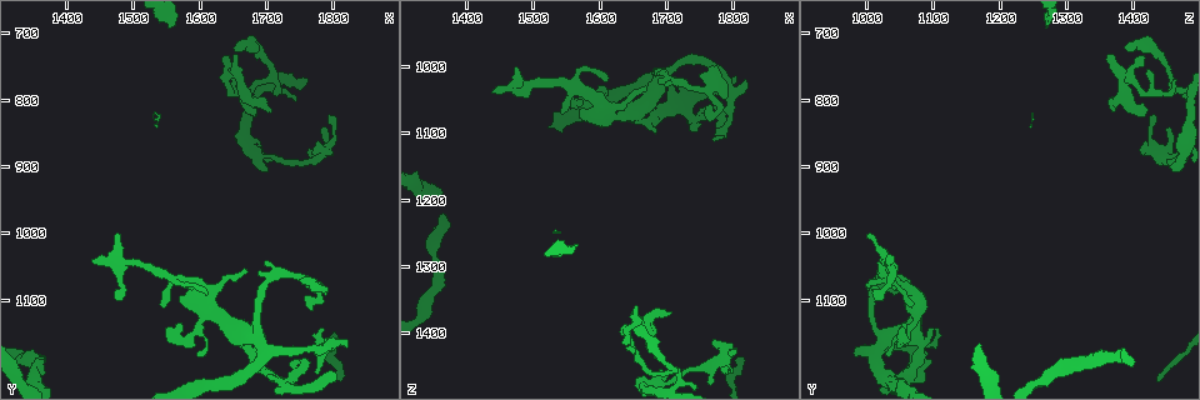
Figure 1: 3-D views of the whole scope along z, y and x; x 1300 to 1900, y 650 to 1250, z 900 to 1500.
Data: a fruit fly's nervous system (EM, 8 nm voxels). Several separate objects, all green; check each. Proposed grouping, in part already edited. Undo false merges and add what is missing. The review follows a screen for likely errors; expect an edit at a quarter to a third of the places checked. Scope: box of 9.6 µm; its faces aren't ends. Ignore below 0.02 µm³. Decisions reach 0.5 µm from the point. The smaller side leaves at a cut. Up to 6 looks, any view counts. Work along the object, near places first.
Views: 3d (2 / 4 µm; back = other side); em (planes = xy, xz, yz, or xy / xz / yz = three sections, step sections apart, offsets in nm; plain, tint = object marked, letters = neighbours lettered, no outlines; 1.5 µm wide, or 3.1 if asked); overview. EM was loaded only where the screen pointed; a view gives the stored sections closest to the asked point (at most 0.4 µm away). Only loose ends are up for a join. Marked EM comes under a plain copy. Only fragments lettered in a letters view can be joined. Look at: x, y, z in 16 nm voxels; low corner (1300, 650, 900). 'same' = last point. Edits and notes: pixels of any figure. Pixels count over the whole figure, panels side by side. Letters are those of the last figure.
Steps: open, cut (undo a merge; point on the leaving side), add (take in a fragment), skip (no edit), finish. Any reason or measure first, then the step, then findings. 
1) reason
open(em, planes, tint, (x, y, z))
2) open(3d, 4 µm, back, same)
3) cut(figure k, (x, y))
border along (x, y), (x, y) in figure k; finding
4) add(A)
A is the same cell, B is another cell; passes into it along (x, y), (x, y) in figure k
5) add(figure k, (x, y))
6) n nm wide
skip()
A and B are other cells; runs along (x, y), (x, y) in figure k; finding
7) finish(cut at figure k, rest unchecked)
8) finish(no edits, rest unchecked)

branch stops here
open(3d, 4 µm, (1700, 905, 1460))

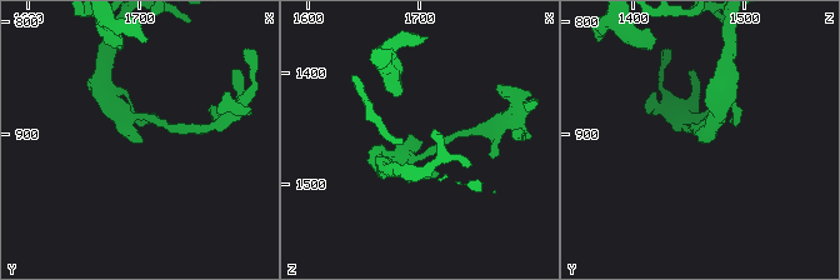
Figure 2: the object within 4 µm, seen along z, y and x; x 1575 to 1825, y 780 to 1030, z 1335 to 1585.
3 arms
open(em, planes, letters, (1700, 904, 1462))

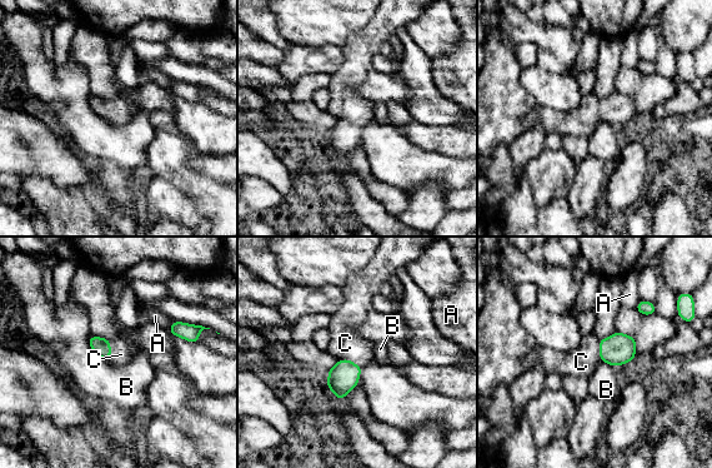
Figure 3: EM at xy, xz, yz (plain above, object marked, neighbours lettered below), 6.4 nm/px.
add(C)
C is the same cell, A and B are other cells; passes into it along (101, 347), (110, 350), (121, 354) in figure 3; it goes on there

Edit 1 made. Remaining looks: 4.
see it whole again
open(overview)

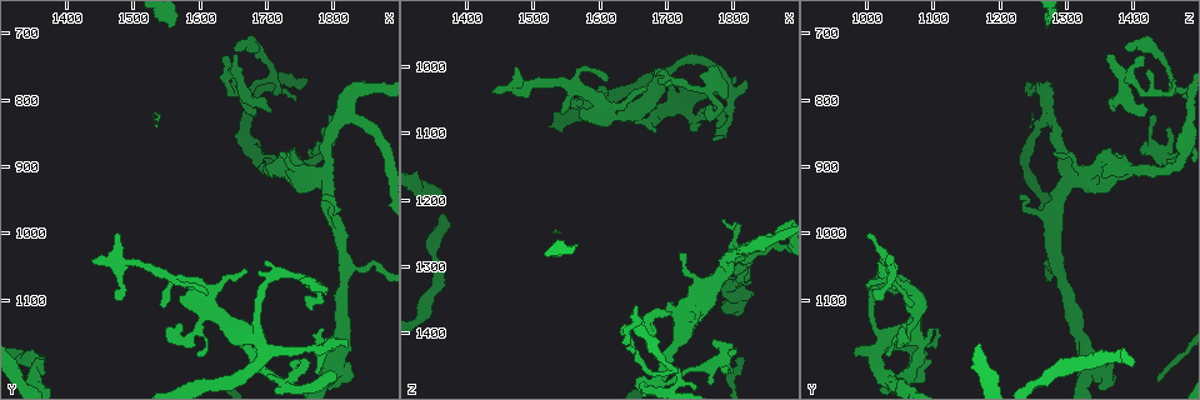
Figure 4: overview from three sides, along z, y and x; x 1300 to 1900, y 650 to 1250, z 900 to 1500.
an open end
open(em, planes, letters, (1805, 1220, 1015))

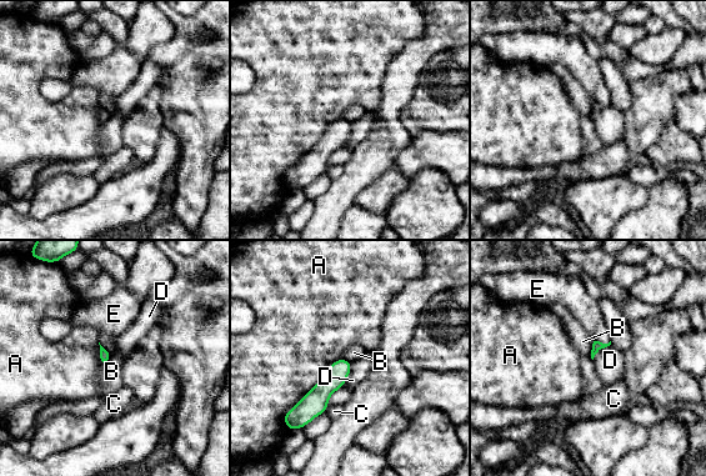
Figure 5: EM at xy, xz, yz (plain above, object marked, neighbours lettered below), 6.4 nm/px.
add(E)
E is the same cell, A, B, C and D are other cells; it goes on there

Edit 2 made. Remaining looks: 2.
finish(add at figure 3, add at figure 5, rest unchecked)

